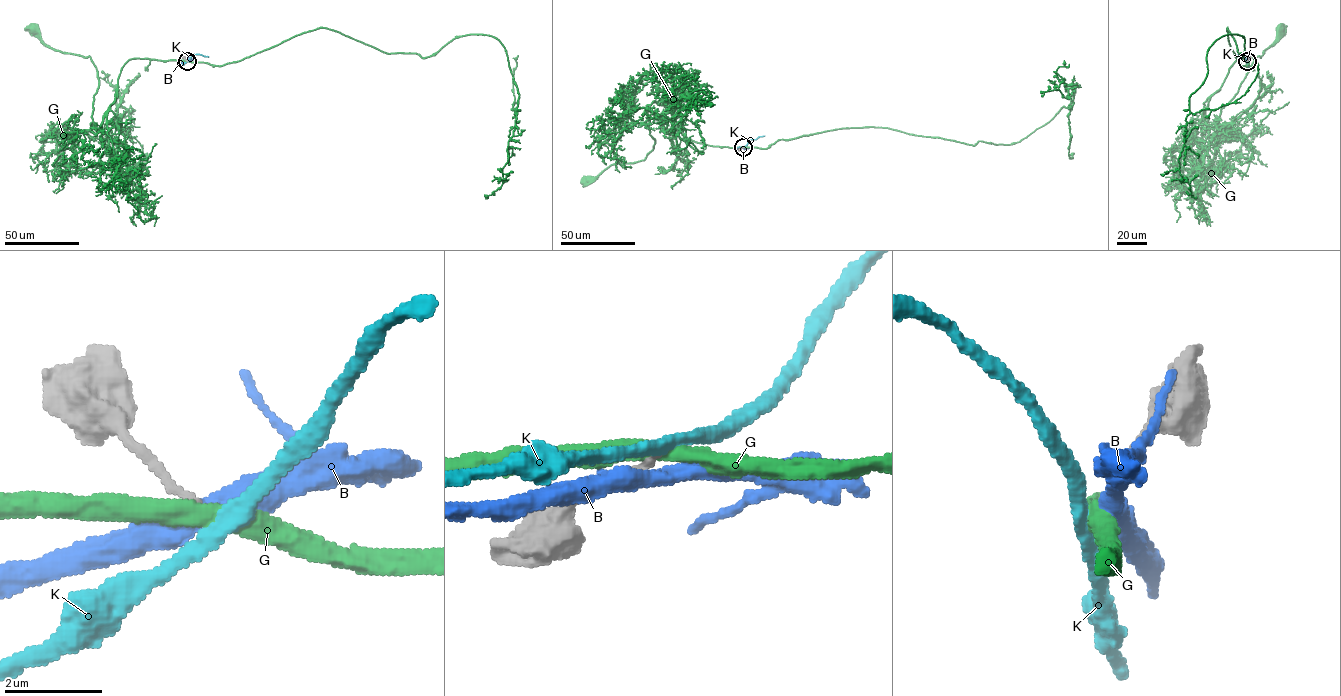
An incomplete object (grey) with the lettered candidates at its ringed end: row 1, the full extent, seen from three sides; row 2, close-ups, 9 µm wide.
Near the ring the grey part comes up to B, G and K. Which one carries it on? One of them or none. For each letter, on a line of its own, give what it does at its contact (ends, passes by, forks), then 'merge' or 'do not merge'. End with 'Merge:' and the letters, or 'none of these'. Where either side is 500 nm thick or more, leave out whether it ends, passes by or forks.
B: it passes by; do not merge
G: it passes by; do not merge
K: it passes by; merge
Merge: K

